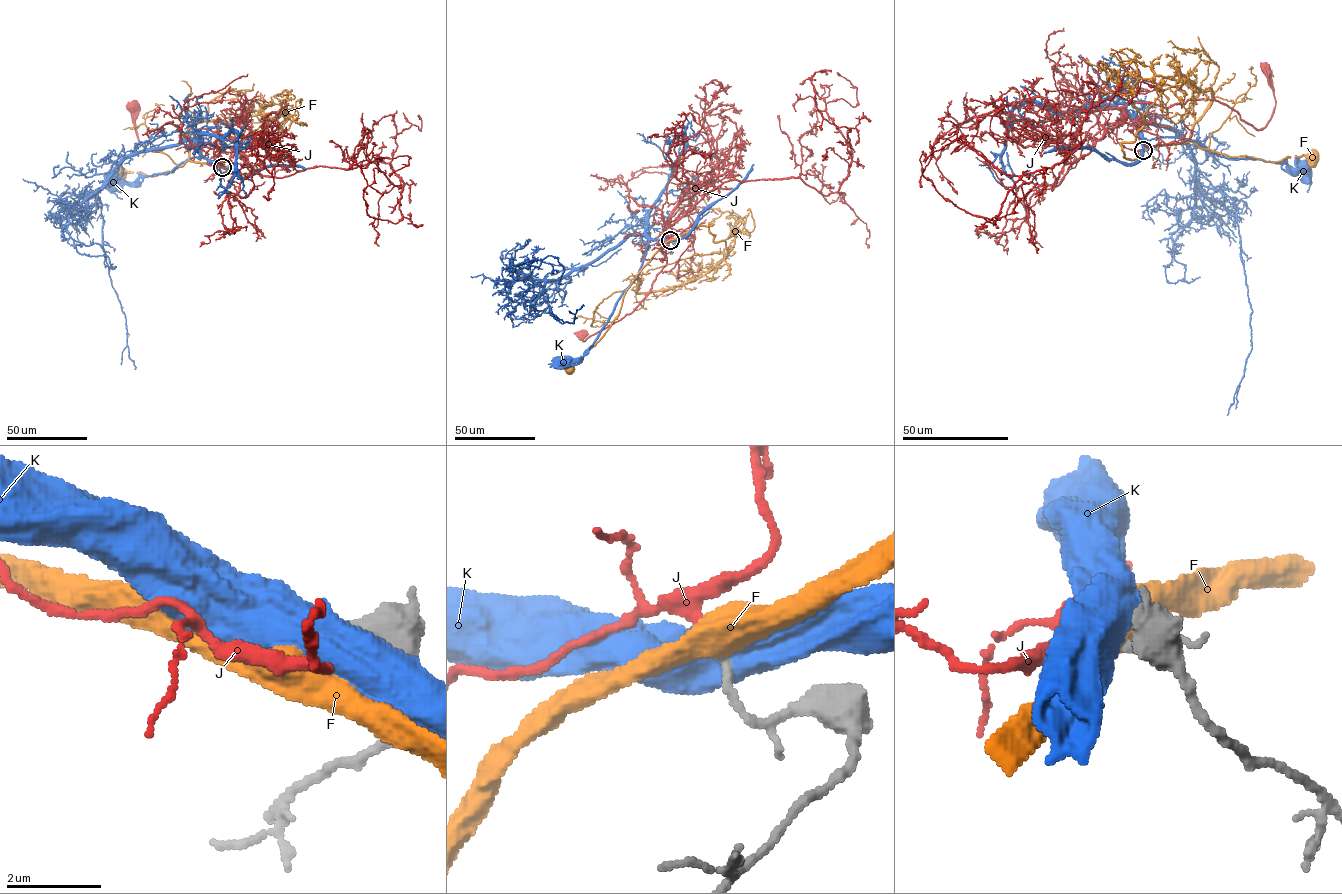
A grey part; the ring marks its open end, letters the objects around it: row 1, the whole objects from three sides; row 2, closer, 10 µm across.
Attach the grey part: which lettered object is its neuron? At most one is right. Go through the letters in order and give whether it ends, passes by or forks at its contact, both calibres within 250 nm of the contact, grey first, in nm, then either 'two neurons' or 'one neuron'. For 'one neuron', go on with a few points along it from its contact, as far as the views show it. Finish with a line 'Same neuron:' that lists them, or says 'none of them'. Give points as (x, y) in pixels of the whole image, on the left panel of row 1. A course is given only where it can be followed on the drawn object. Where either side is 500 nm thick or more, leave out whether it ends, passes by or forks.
F: it passes by; calibres 180 and 480 nm; two neurons
J: it ends; calibres 180 and 200 nm; one neuron; course (223, 167), (216, 143), (221, 130), (218, 135), (199, 128), (172, 146), (148, 150), (138, 139), (133, 104)
K: calibres 190 and 950 nm; two neurons
Same neuron: J

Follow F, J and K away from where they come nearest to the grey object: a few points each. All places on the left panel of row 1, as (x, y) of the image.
F: (223, 167), (188, 160), (172, 172), (157, 175), (122, 170), (122, 173)
J: (223, 167), (216, 143), (221, 130), (218, 135), (199, 128), (172, 146), (148, 150), (138, 139), (133, 104)
K: (223, 167), (193, 157), (169, 172), (138, 177), (132, 183), (112, 183)

